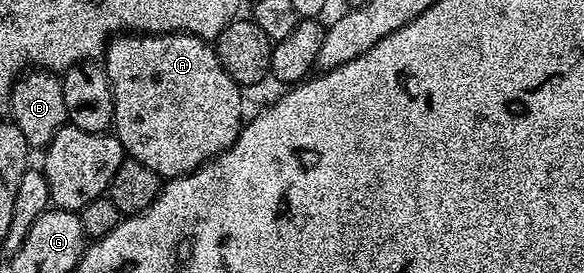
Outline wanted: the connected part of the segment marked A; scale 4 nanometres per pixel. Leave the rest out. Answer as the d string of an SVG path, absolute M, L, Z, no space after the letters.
M128 32L126 35L116 35L107 43L105 68L107 78L111 84L111 94L113 95L113 111L115 112L114 136L119 138L119 141L123 145L123 152L130 160L137 163L145 163L145 167L149 167L149 171L153 171L161 179L184 177L186 173L191 173L194 169L200 169L206 161L213 160L217 155L224 153L229 147L233 147L237 135L244 127L244 90L232 79L229 71L225 71L225 67L221 67L221 59L217 59L214 44L208 43L204 38L194 37L188 33Z

